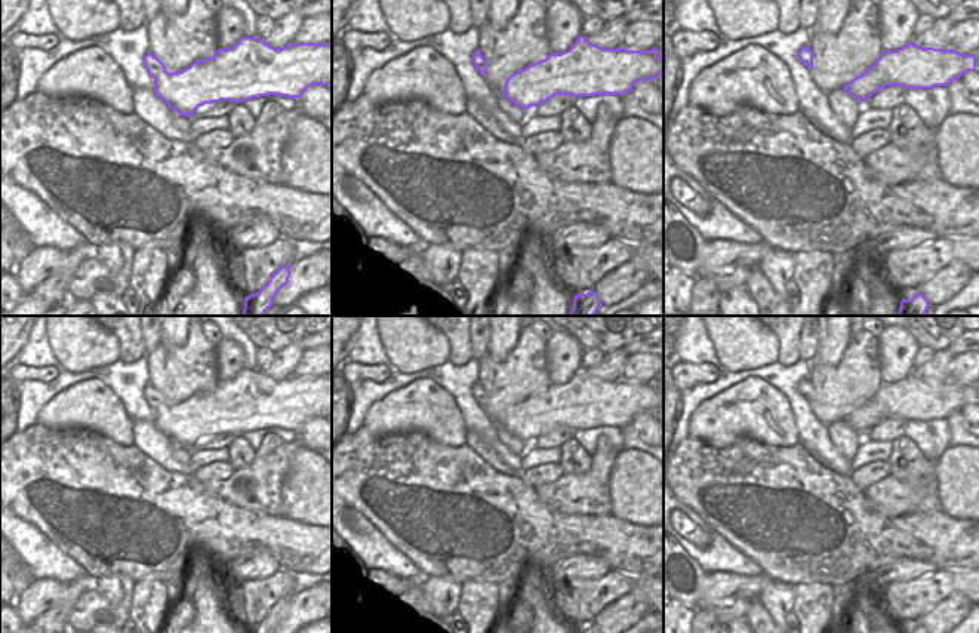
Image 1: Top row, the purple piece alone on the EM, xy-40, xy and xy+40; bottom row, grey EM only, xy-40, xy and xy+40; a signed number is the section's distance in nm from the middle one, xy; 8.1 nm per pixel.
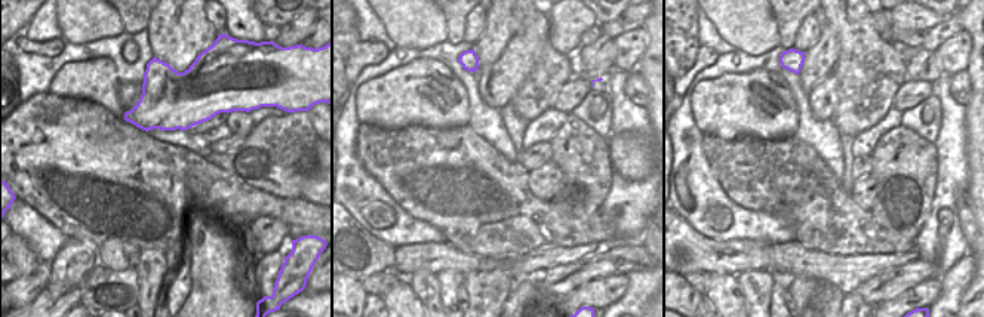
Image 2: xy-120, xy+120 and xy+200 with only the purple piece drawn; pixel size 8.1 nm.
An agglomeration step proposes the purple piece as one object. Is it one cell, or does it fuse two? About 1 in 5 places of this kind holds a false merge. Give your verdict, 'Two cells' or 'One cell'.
One cell.

